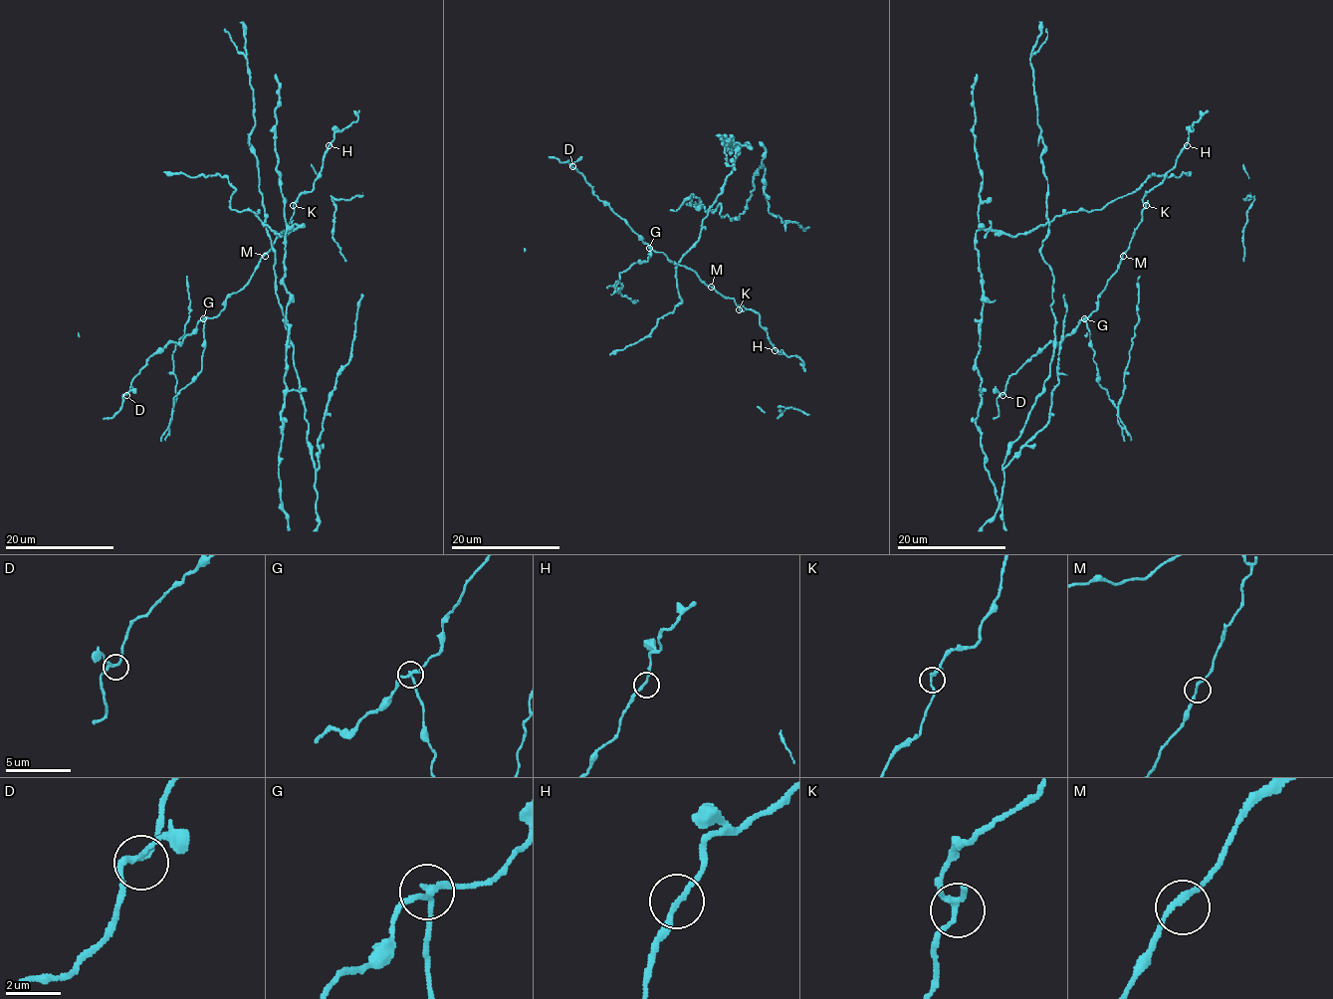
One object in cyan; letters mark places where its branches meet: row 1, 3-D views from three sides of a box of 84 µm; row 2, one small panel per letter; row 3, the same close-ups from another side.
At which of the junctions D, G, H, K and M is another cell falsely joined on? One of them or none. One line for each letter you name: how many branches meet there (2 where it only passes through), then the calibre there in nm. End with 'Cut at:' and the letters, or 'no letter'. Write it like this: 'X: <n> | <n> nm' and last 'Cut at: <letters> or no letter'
G: 3 | 170 nm
Cut at: G

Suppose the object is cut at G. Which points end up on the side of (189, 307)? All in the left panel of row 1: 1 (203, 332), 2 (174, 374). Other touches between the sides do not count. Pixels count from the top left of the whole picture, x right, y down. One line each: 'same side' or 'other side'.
1: same side
2: same side

